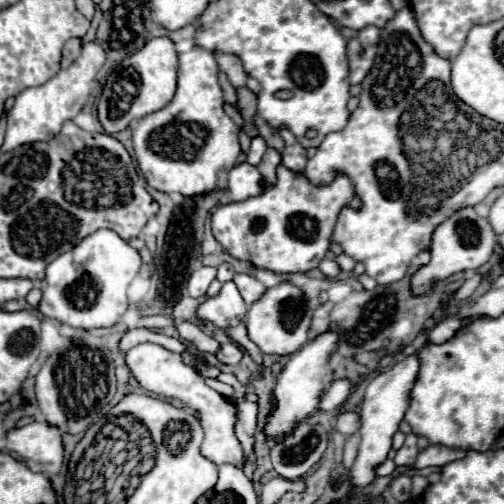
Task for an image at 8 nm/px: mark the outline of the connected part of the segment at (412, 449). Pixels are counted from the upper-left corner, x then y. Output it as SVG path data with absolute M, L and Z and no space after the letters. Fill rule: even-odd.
M412 433L412 435L406 435L406 441L404 441L404 447L396 453L394 457L394 463L396 465L414 465L414 459L418 455L418 449L416 449L416 441L418 437Z

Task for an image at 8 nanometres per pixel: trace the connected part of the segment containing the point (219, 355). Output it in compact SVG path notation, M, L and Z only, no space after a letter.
M226 343L216 351L216 359L222 365L236 365L242 359L242 349L236 343Z

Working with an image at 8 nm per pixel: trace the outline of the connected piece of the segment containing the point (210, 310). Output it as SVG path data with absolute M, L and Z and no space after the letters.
M232 281L224 283L218 295L206 297L204 303L198 305L196 309L196 319L214 323L216 327L228 327L228 325L238 325L244 321L246 315L246 305Z

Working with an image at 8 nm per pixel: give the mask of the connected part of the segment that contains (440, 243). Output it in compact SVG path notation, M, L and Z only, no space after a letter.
M472 207L460 209L454 215L450 215L442 225L436 227L434 235L432 235L432 247L430 247L430 263L420 267L416 271L416 275L412 277L412 289L416 295L424 295L428 293L428 283L432 281L442 281L458 271L468 271L468 269L478 269L480 265L484 265L494 247L496 247L496 233L490 227L488 219L482 219Z

